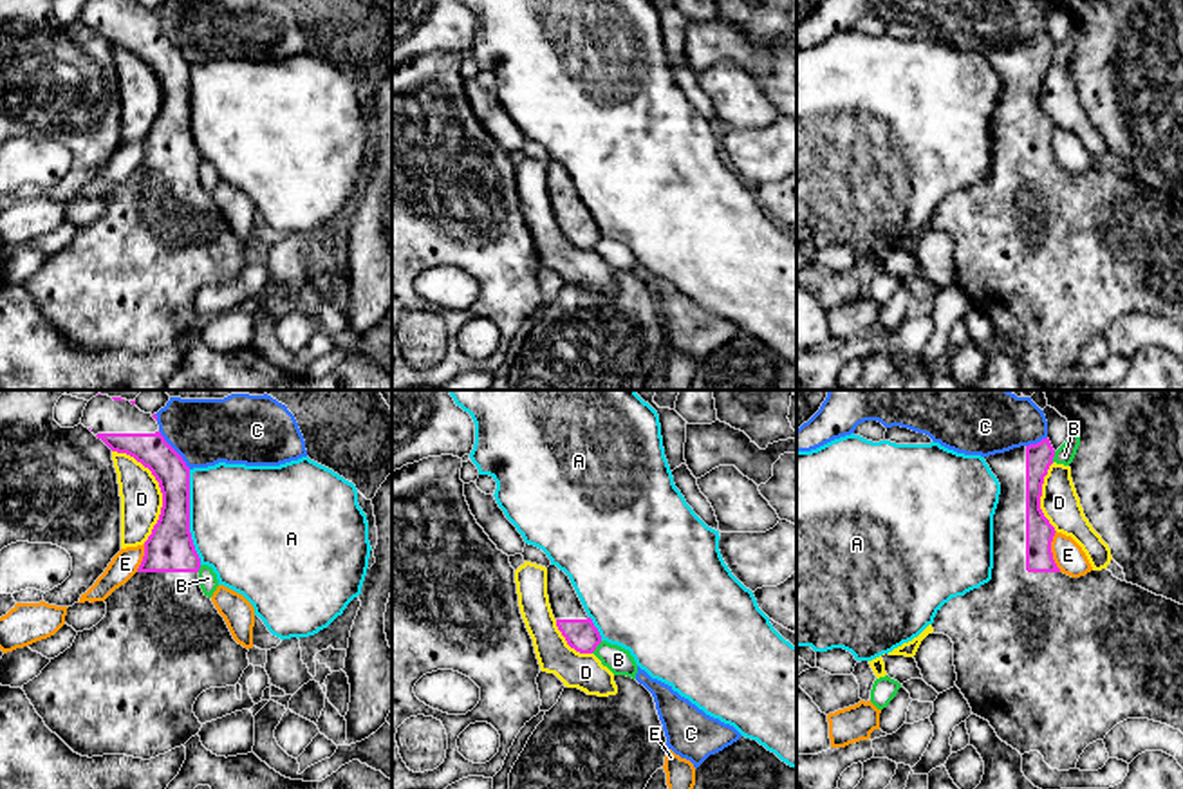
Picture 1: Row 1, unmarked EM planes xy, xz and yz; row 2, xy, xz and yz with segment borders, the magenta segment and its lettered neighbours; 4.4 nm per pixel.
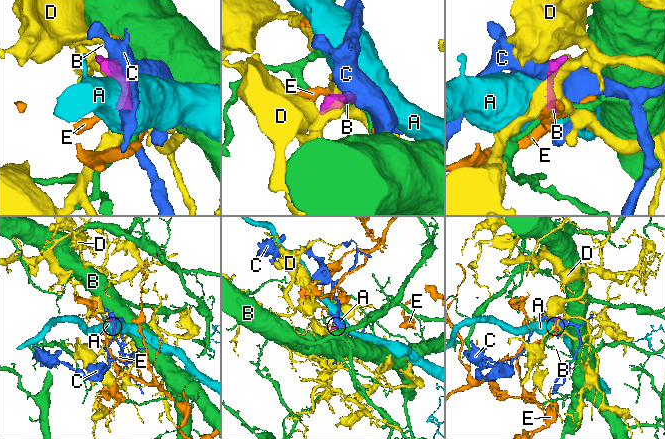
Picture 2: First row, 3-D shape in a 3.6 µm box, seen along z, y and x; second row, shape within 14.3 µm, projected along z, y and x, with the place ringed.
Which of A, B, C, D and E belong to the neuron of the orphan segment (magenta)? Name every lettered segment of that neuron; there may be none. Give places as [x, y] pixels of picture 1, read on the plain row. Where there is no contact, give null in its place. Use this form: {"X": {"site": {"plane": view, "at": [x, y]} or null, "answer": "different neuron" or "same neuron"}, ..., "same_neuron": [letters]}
{"A": {"site": {"plane": "xy", "at": [188, 112]}, "answer": "different neuron"}, "B": {"site": {"plane": "xz", "at": [596, 241]}, "answer": "different neuron"}, "C": {"site": {"plane": "xy", "at": [174, 46]}, "answer": "different neuron"}, "D": {"site": {"plane": "xy", "at": [159, 82]}, "answer": "different neuron"}, "E": {"site": {"plane": "yz", "at": [1050, 147]}, "answer": "different neuron"}, "same_neuron": []}

